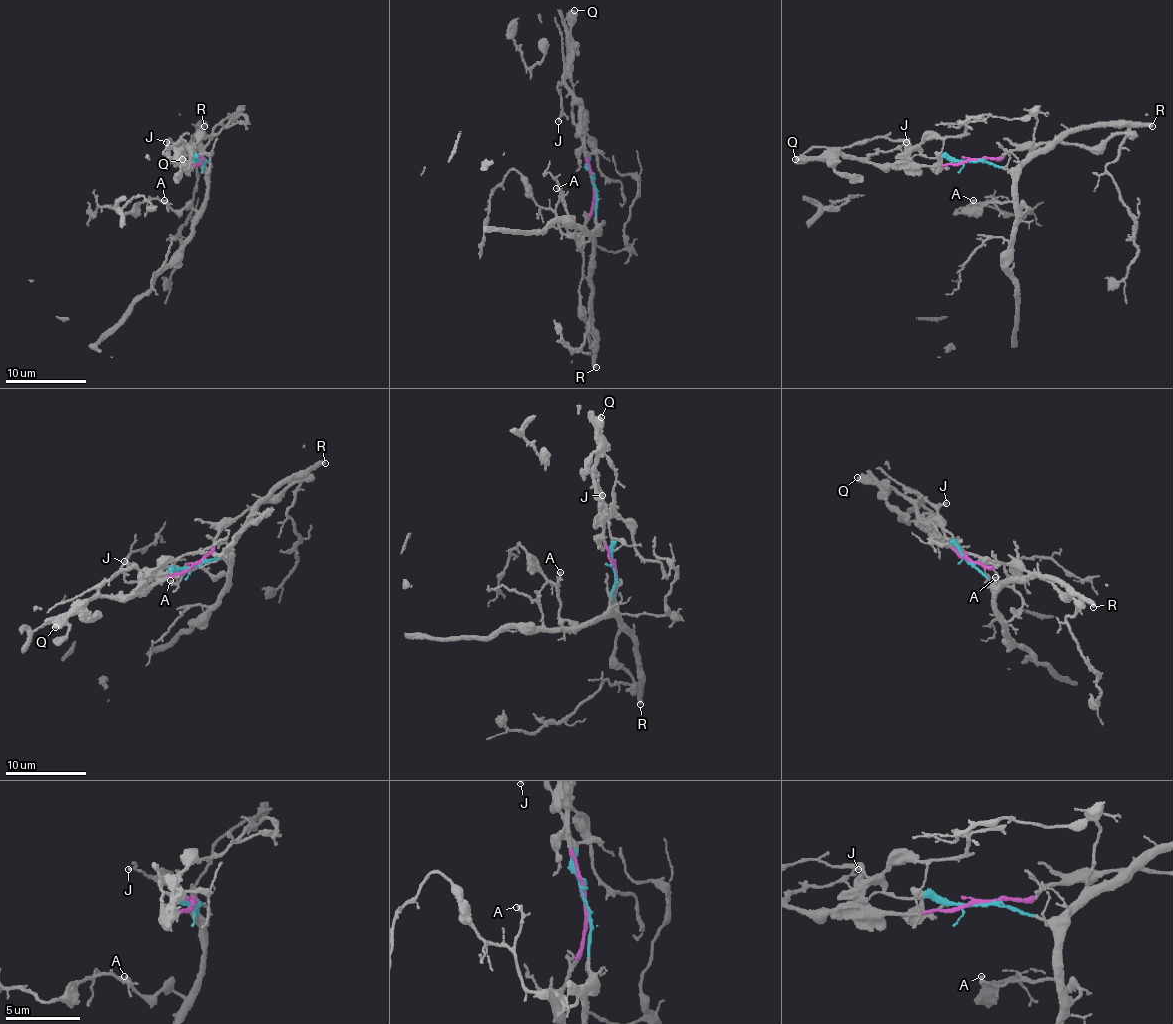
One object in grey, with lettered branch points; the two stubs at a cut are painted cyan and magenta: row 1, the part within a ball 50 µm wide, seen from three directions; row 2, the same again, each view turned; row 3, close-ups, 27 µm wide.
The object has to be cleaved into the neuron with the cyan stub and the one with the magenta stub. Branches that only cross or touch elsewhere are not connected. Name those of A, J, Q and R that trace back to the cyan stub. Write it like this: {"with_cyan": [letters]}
{"with_cyan": ["A", "R"]}

